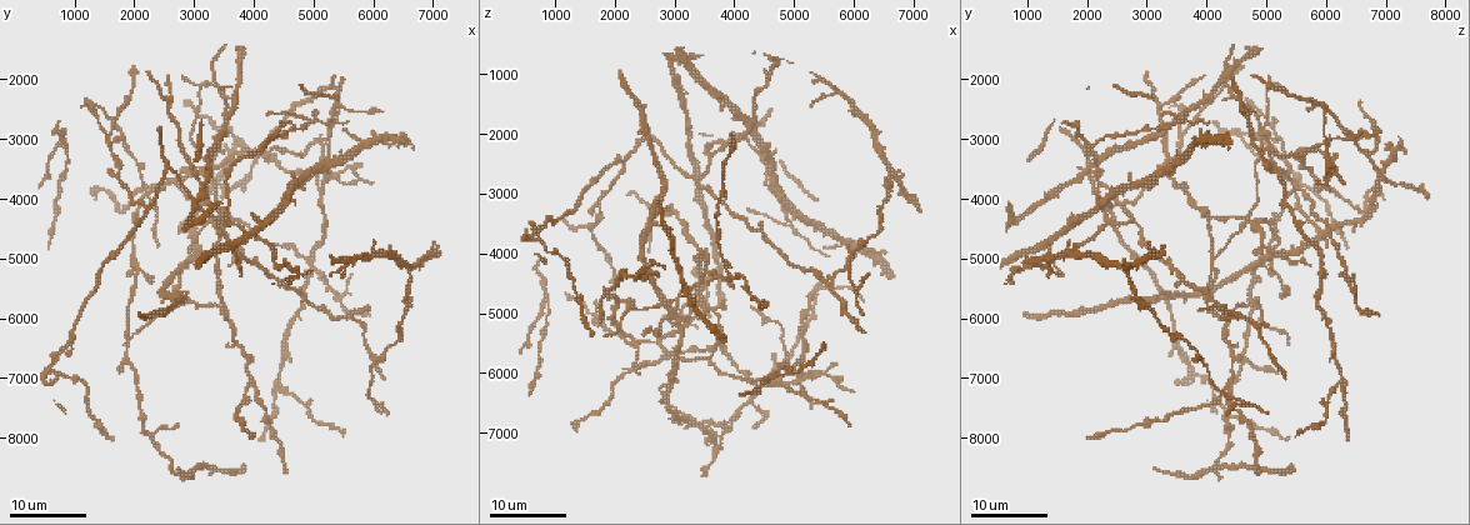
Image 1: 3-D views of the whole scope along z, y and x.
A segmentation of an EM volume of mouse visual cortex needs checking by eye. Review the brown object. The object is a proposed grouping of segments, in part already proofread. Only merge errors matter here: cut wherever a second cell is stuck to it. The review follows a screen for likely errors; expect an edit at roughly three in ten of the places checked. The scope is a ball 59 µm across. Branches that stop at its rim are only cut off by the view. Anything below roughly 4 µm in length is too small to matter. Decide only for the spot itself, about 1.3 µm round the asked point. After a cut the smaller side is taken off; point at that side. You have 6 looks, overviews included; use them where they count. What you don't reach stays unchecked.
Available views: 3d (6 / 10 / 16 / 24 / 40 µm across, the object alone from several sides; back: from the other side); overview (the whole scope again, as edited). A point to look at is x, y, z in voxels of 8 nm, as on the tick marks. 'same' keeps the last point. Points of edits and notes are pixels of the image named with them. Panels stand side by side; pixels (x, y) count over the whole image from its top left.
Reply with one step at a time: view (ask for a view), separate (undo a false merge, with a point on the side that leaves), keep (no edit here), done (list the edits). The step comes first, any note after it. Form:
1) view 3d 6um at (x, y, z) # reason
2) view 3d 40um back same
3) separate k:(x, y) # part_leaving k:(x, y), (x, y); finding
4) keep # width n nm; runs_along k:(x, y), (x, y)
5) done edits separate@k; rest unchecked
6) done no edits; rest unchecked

view 3d 16um at (5150, 3100, 6000) # branch point

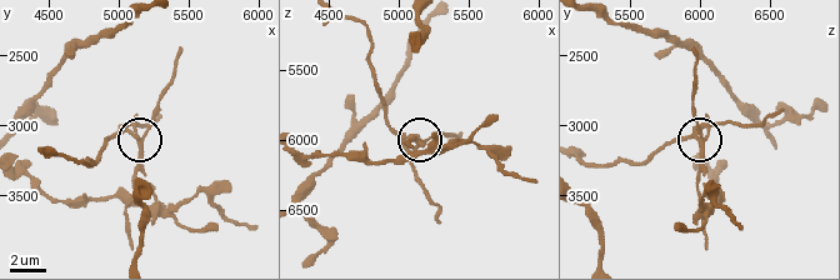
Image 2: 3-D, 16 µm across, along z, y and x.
view 3d 6um at (5180, 3100, 6000)

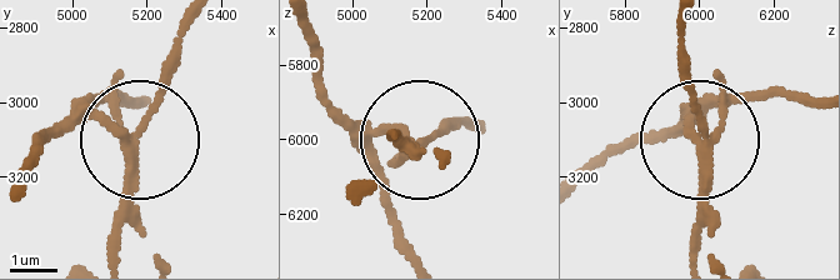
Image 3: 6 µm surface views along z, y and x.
keep # arms 3; all the same cell

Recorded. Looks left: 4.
view 3d 16um at (4900, 2700, 3500) # thin arm on a thick one

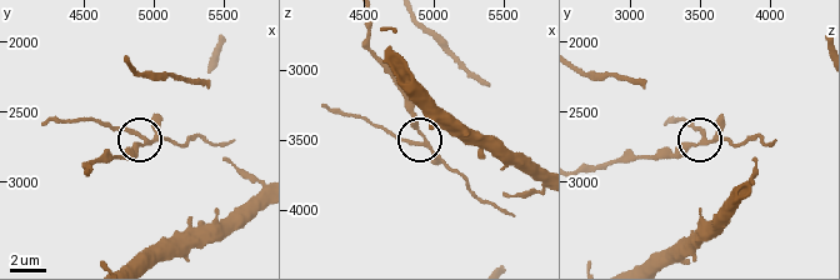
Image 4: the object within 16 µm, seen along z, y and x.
view 3d 6um at (4920, 2700, 3540)

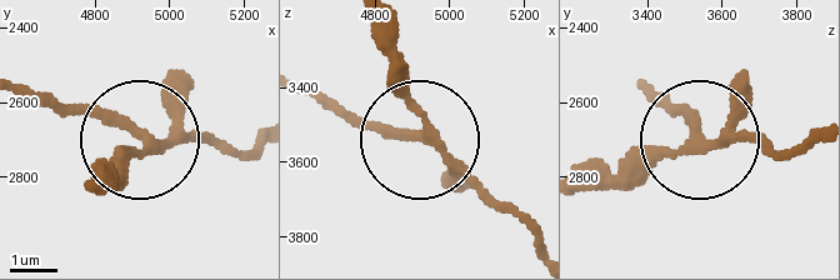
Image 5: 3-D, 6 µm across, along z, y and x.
keep # runs_along 5:(89, 186), (136, 158), (136, 138), (45, 94); continuous, no second cell

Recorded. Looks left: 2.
view 3d 16um at (5600, 5950, 4500) # four or more arms meet

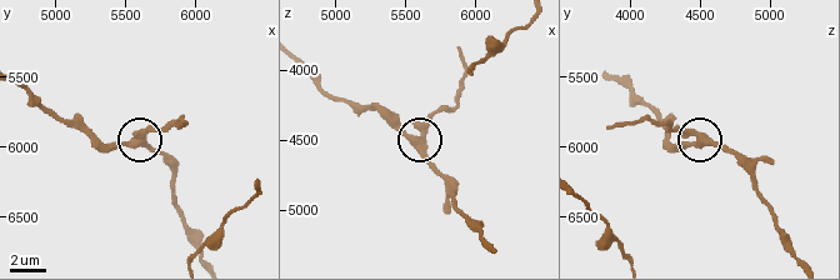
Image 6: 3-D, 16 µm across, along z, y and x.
view 3d 10um at (5620, 5920, 4500)

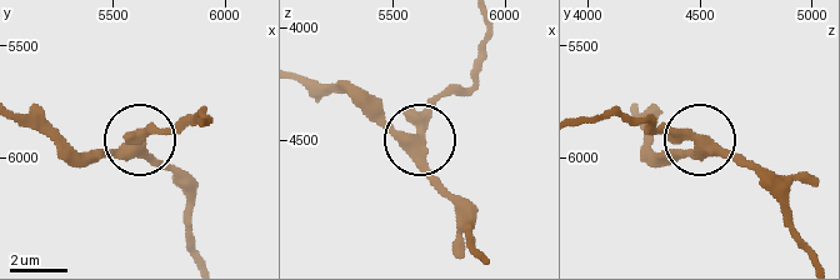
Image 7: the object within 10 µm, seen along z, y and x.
keep # runs_along 7:(24, 118), (89, 155), (141, 141), (173, 123); all the same cell

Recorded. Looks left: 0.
done no edits; rest unchecked

